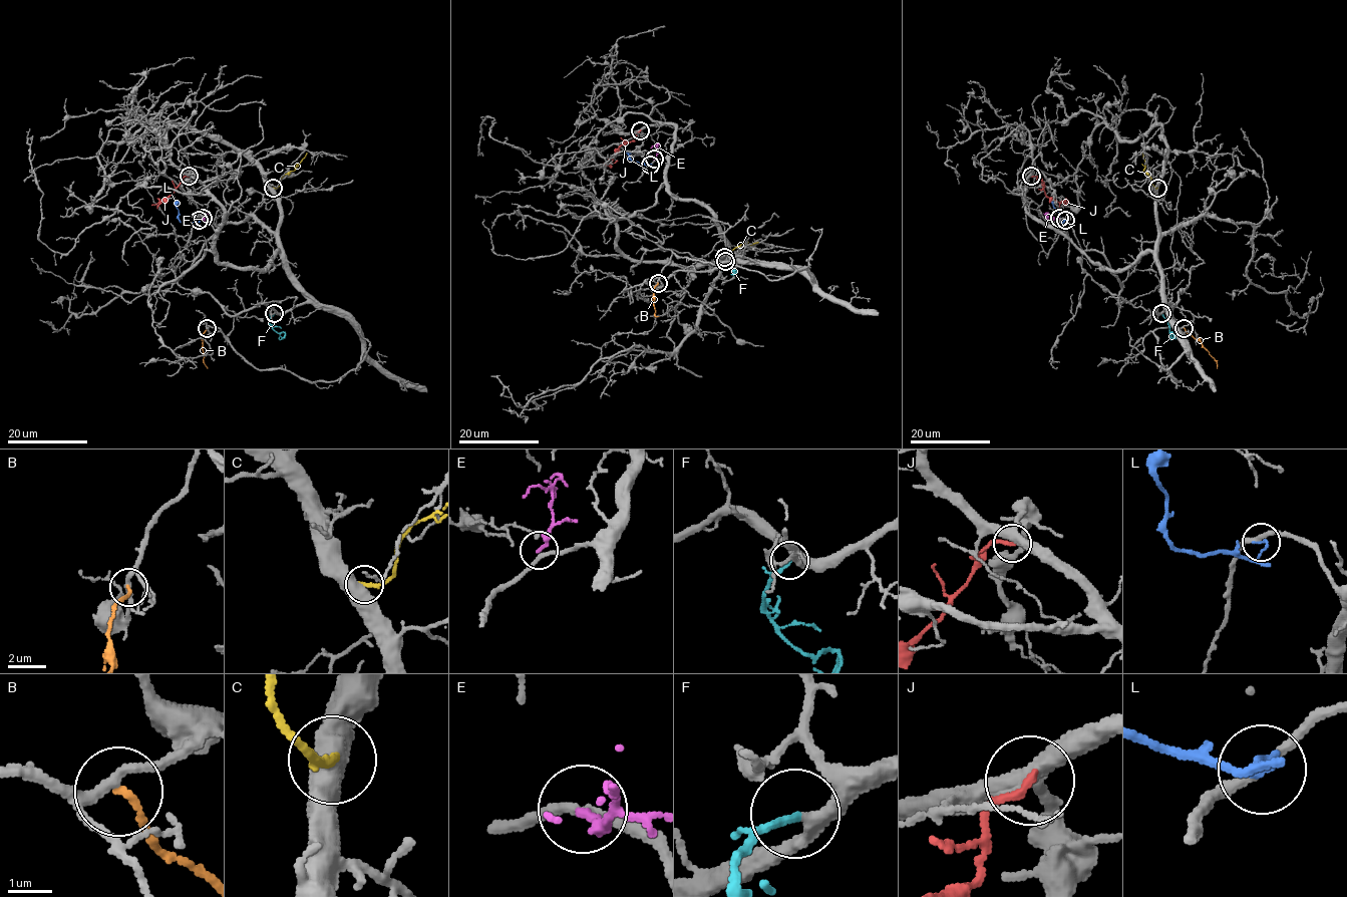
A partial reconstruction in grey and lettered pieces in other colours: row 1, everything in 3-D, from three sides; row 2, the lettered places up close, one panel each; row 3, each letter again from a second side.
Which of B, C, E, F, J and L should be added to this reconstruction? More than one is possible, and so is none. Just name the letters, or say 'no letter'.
F

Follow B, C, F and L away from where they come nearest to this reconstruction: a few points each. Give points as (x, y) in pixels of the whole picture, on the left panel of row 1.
B: (207, 328), (203, 343), (204, 362), (208, 368)
C: (273, 188), (299, 165), (307, 153)
F: (275, 313), (270, 324), (278, 333), (285, 334), (281, 339), (279, 337)
L: (199, 220), (197, 224), (182, 222), (177, 207), (179, 201)

